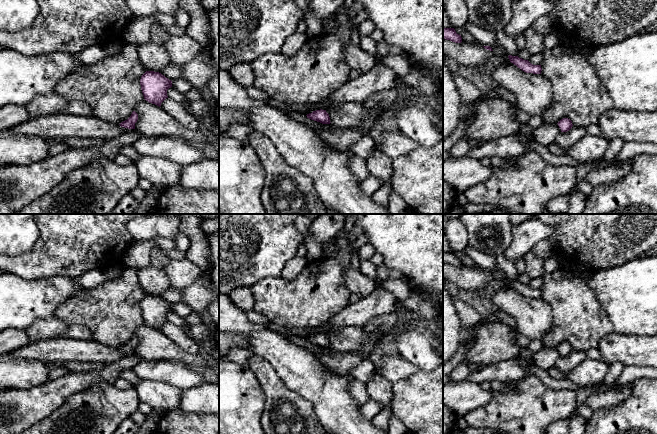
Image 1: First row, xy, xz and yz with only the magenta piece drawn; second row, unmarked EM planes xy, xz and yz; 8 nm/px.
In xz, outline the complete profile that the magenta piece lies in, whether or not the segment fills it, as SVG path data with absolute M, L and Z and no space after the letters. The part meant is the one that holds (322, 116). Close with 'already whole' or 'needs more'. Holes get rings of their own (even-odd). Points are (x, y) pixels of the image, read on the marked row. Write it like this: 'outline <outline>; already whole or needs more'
outline M316 110L306 115L307 118L320 122L322 124L330 124L330 117L326 110Z; already whole

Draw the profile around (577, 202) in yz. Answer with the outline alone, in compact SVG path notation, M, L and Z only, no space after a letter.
M615 138L609 141L607 150L601 159L576 167L576 183L570 192L569 208L566 214L581 214L583 212L586 206L587 196L585 196L577 189L577 184L581 180L585 179L591 170L610 167L615 157L620 153L624 144L625 142L622 139Z

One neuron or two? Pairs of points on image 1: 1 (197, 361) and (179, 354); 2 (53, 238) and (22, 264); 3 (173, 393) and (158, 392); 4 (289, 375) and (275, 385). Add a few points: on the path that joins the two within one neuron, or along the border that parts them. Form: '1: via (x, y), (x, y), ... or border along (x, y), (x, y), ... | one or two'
1: via (193, 361), (183, 357) | one
2: via (45, 246), (30, 261) | one
3: via (169, 393), (162, 393) | one
4: border along (267, 361), (273, 367), (278, 378), (299, 395) | two

